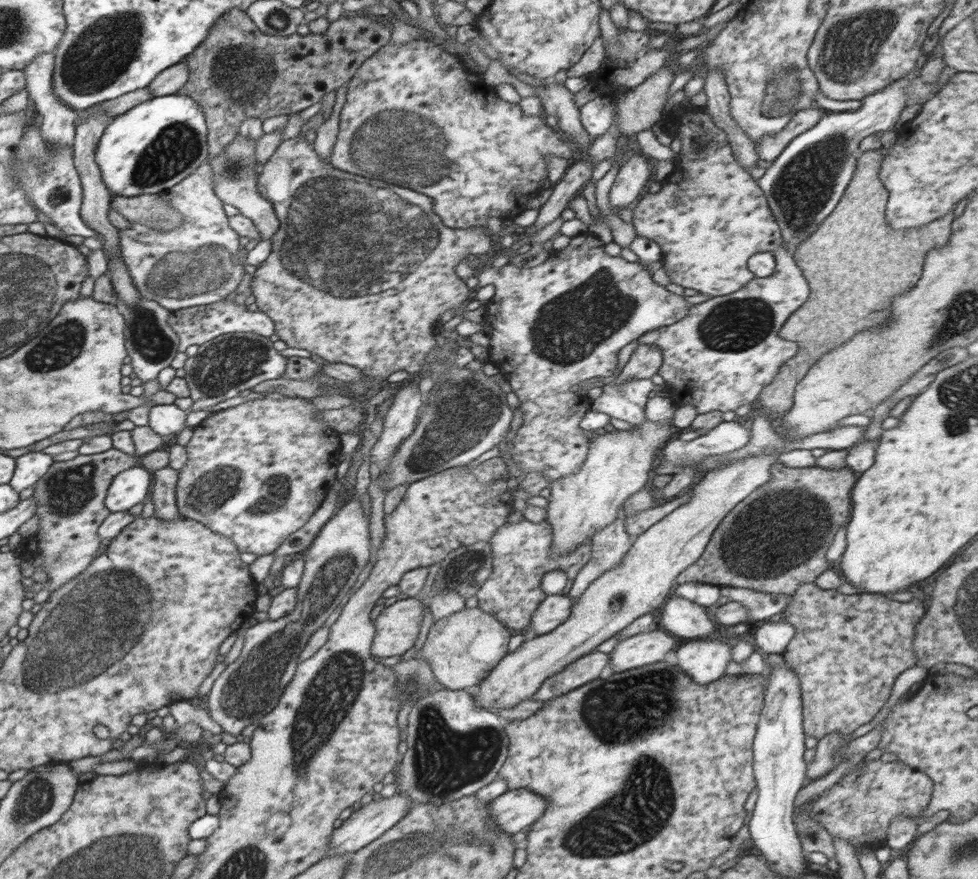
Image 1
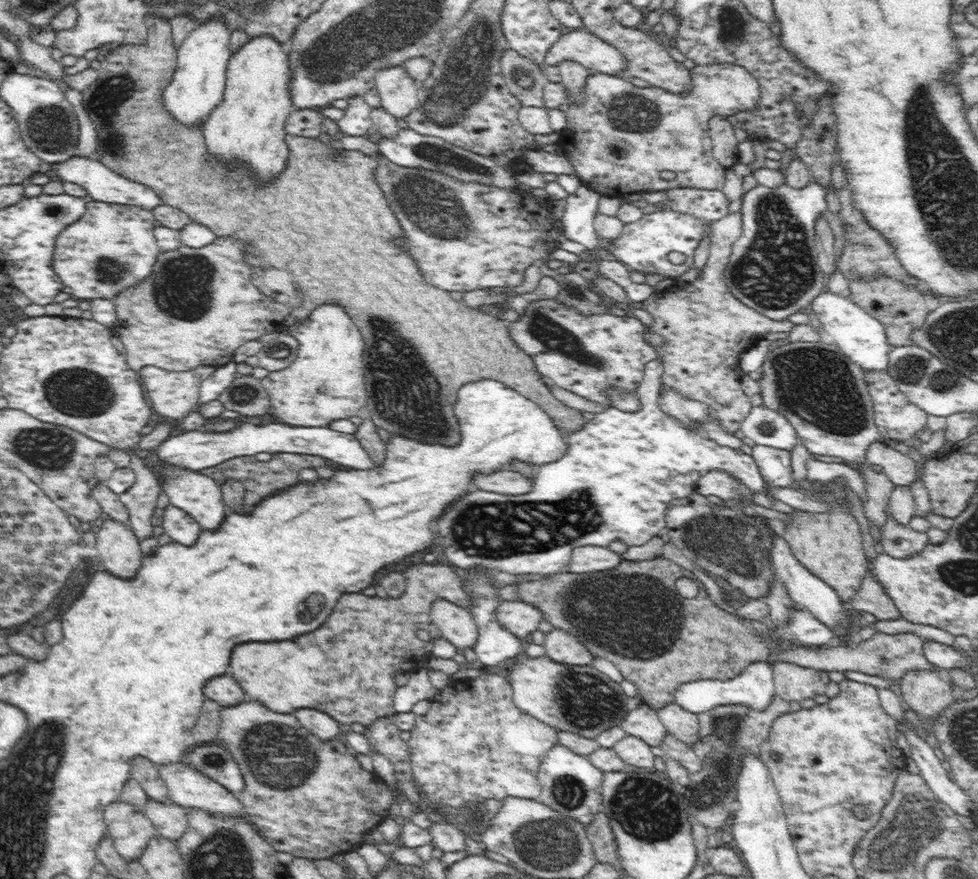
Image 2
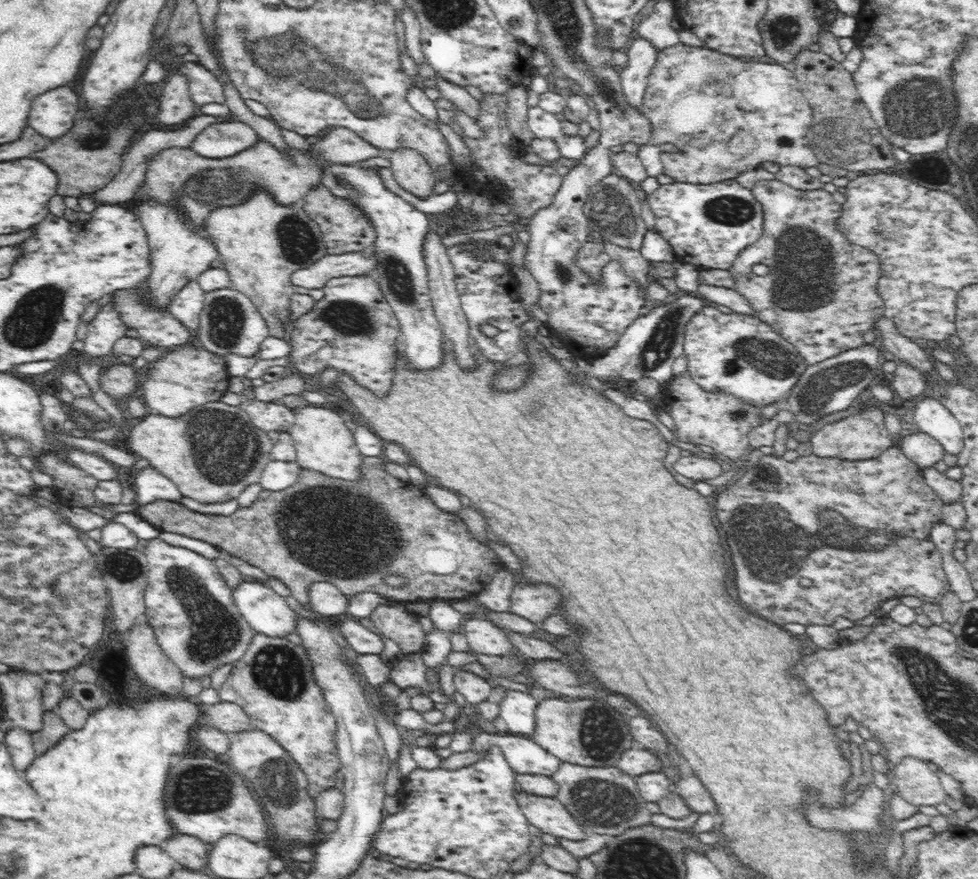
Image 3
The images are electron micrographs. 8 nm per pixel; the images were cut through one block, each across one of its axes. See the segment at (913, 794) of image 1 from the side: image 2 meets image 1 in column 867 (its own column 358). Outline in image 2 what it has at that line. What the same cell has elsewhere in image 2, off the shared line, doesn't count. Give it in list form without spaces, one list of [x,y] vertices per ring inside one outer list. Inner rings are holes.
[[[259,702],[221,707],[217,738],[218,744],[234,756],[243,774],[244,790],[235,795],[246,806],[248,814],[256,815],[264,824],[264,820],[272,820],[268,810],[274,810],[272,804],[278,800],[280,804],[276,806],[284,806],[282,802],[288,800],[286,816],[292,816],[292,804],[296,804],[298,812],[294,815],[302,816],[302,826],[257,830],[278,852],[320,860],[352,851],[387,816],[388,808],[395,801],[393,789],[375,772],[366,771],[341,739],[320,740],[312,731],[306,730],[292,713],[278,714]],[[316,814],[333,817],[318,818],[318,826],[310,828],[312,824],[306,822],[306,818],[316,818]]]

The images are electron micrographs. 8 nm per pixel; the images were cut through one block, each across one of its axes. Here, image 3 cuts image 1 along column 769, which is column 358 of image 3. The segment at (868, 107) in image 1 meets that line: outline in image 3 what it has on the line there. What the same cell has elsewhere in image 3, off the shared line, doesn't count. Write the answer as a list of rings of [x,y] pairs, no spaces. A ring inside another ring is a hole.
[[[330,164],[322,168],[322,181],[321,185],[326,186],[329,192],[338,199],[348,199],[352,203],[356,203],[356,207],[360,207],[368,219],[372,221],[372,227],[376,231],[376,240],[374,244],[369,247],[378,259],[378,268],[371,275],[377,281],[384,298],[390,303],[400,326],[402,326],[402,334],[404,334],[404,342],[400,346],[405,362],[409,364],[413,370],[434,370],[438,366],[442,366],[444,360],[444,350],[450,348],[442,348],[445,338],[441,331],[441,325],[438,323],[436,313],[432,304],[432,297],[430,296],[429,282],[428,282],[428,267],[424,263],[424,238],[430,232],[433,226],[433,219],[425,212],[416,210],[414,206],[402,200],[400,196],[390,192],[386,189],[382,180],[376,174],[376,167],[362,168],[355,164]]]

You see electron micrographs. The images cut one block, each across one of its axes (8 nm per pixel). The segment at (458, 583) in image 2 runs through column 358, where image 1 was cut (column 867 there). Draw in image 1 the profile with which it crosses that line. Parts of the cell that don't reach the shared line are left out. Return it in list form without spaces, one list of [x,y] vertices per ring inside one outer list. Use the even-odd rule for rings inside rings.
[[[804,583],[796,588],[796,592],[792,595],[792,602],[782,611],[781,618],[795,628],[794,636],[782,655],[783,660],[790,665],[799,679],[803,731],[806,736],[813,736],[819,741],[835,730],[849,735],[862,724],[874,720],[874,716],[888,702],[896,678],[916,665],[912,636],[914,636],[915,624],[925,613],[923,606],[916,600],[908,604],[892,601],[882,593],[845,596],[836,589],[821,590],[814,583]]]

